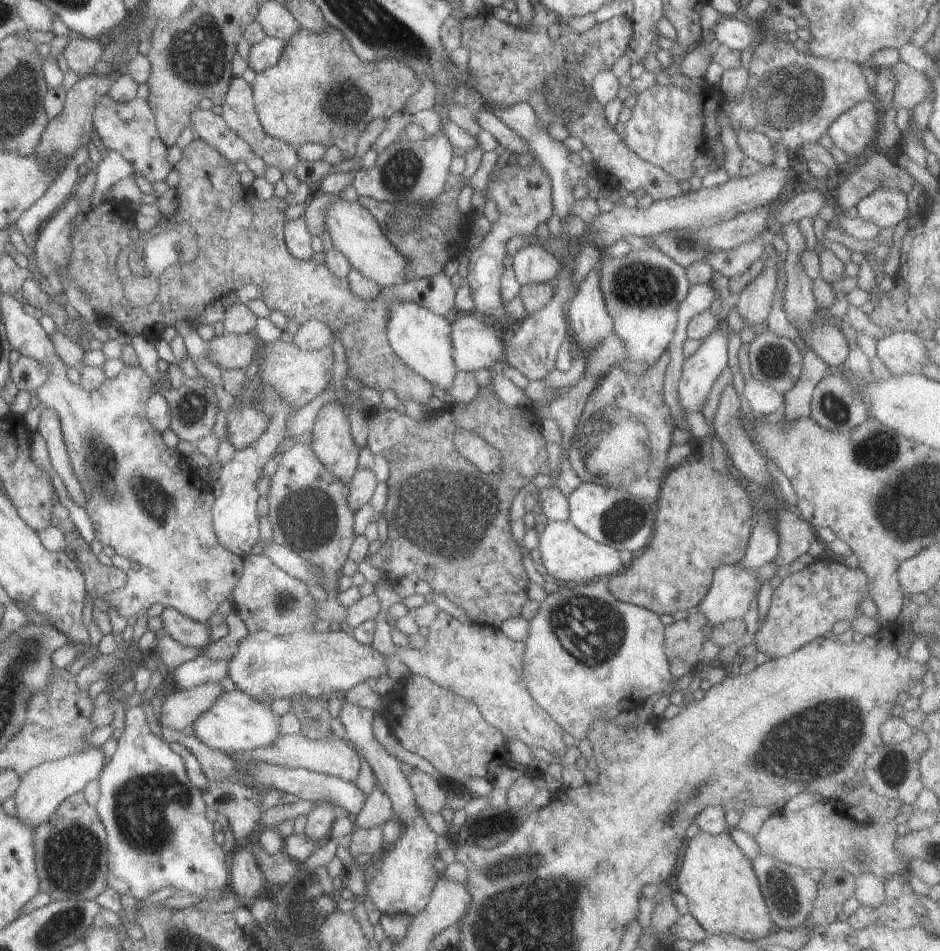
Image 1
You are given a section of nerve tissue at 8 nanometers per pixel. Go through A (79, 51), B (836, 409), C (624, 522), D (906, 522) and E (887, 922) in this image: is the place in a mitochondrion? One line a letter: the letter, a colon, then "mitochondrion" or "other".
A: other
B: mitochondrion
C: mitochondrion
D: mitochondrion
E: other

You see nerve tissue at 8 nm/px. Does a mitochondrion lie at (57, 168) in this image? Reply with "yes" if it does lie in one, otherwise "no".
no

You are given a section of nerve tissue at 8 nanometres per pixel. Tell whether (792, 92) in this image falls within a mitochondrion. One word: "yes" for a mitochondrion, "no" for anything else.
yes

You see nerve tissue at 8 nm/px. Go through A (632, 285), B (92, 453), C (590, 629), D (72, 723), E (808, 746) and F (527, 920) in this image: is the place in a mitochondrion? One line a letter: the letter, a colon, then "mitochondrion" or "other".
A: mitochondrion
B: mitochondrion
C: mitochondrion
D: other
E: mitochondrion
F: mitochondrion

